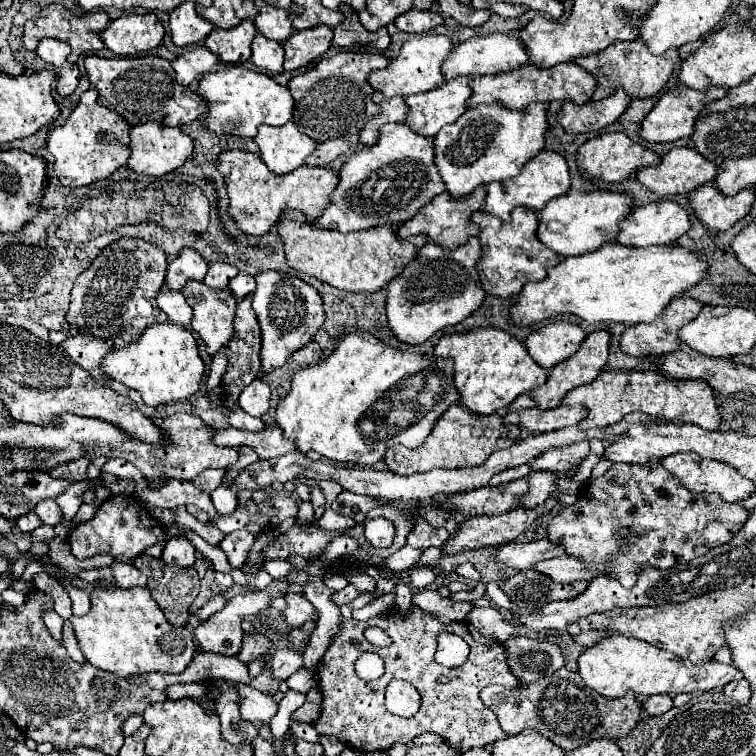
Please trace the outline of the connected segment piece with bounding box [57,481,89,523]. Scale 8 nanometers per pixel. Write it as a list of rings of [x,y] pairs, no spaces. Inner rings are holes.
[[[79,481],[79,483],[73,483],[67,487],[67,491],[63,491],[59,497],[57,497],[57,505],[61,507],[63,511],[63,523],[71,521],[77,513],[77,509],[81,507],[81,495],[87,491],[89,483],[87,481]]]

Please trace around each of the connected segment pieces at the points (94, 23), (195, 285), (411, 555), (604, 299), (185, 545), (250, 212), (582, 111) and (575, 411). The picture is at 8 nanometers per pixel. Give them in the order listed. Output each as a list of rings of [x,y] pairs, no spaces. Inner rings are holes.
[[[53,3],[53,5],[47,5],[45,9],[41,9],[33,19],[29,19],[25,23],[25,37],[23,37],[23,45],[27,49],[35,49],[39,45],[39,41],[43,37],[53,37],[53,39],[61,39],[65,43],[69,43],[73,47],[71,55],[69,55],[69,61],[71,63],[77,63],[79,57],[83,57],[85,53],[91,53],[91,51],[99,51],[103,49],[103,41],[101,41],[101,31],[109,25],[109,15],[107,13],[91,13],[87,17],[75,17],[69,13],[67,7],[59,5],[59,3]]]
[[[191,279],[181,291],[193,309],[193,331],[205,341],[207,351],[215,355],[233,335],[233,313],[237,299],[229,289],[211,291],[203,281]]]
[[[405,545],[393,557],[387,557],[387,569],[391,573],[403,573],[403,571],[407,571],[407,569],[417,565],[419,555],[421,555],[421,549],[413,549],[413,547]]]
[[[605,243],[593,253],[565,257],[557,267],[547,271],[547,279],[527,283],[511,307],[515,325],[533,325],[553,315],[573,313],[589,323],[617,321],[625,325],[651,323],[671,303],[673,297],[695,287],[707,277],[707,263],[685,247],[625,247],[621,243]]]
[[[175,537],[175,539],[169,539],[169,541],[167,541],[161,559],[163,559],[167,565],[193,567],[193,563],[195,563],[195,559],[197,559],[197,551],[195,551],[195,547],[193,547],[193,543],[191,543],[189,539]]]
[[[225,151],[219,155],[219,171],[227,181],[227,191],[231,199],[231,215],[237,221],[237,227],[247,235],[263,235],[269,233],[271,227],[279,221],[279,215],[287,209],[299,209],[307,215],[309,221],[319,219],[327,203],[331,203],[331,195],[335,191],[335,183],[339,183],[339,173],[331,167],[309,167],[301,165],[287,175],[271,175],[269,167],[259,159],[259,155],[249,151]]]
[[[617,89],[613,95],[589,101],[583,107],[577,103],[563,103],[559,111],[559,123],[569,133],[587,133],[587,131],[599,131],[611,123],[615,123],[621,113],[629,107],[631,95],[627,95],[623,89]]]
[[[559,405],[559,407],[547,409],[547,411],[541,411],[537,407],[531,407],[531,409],[509,411],[503,417],[503,423],[527,427],[531,431],[555,431],[555,429],[577,425],[585,417],[587,417],[587,409],[585,407]]]

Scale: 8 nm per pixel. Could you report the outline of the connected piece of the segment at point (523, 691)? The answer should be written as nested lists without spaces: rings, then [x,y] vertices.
[[[565,667],[549,677],[521,687],[519,691],[509,691],[501,685],[489,685],[479,697],[497,713],[499,723],[507,735],[519,735],[523,729],[531,727],[565,751],[579,749],[593,739],[621,739],[633,731],[643,713],[637,695],[631,695],[631,691],[627,691],[623,699],[603,697],[601,707],[601,697],[597,701],[597,693],[589,691],[581,677],[575,671],[567,671]]]

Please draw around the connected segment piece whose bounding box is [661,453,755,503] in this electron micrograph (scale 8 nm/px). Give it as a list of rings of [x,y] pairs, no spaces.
[[[675,453],[669,455],[667,459],[663,459],[661,463],[667,471],[671,471],[671,475],[675,475],[691,493],[703,493],[703,491],[713,491],[717,495],[721,495],[723,501],[743,501],[747,499],[753,491],[755,491],[755,483],[751,483],[751,479],[739,475],[735,469],[731,469],[727,463],[721,461],[713,461],[713,459],[703,459],[701,455],[695,453]]]

